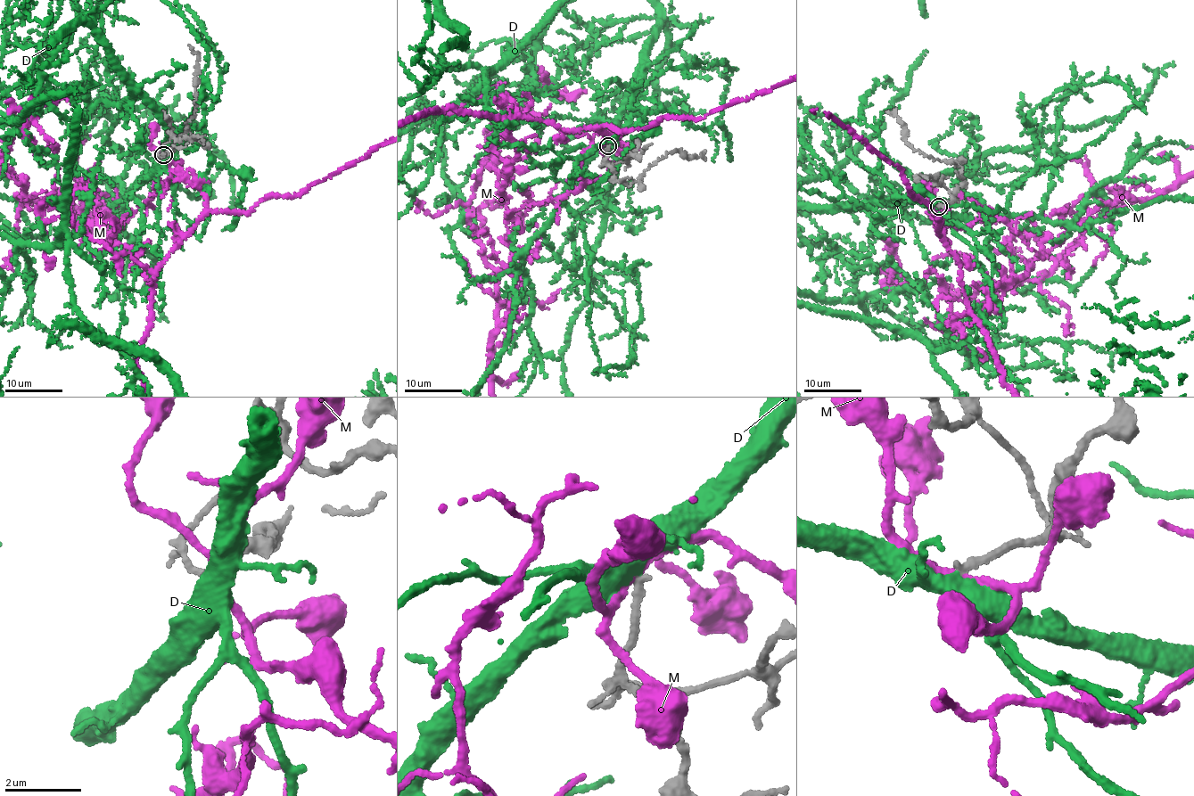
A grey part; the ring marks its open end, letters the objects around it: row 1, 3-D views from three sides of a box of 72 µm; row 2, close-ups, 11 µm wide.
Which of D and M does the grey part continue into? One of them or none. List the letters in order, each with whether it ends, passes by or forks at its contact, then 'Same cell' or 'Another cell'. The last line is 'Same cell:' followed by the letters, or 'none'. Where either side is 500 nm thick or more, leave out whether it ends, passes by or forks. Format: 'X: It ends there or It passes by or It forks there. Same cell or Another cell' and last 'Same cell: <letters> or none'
D: It forks there. Same cell
M: It forks there. Another cell
Same cell: D

